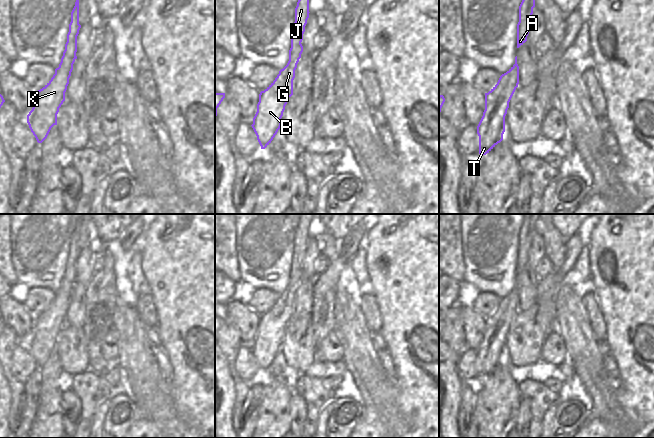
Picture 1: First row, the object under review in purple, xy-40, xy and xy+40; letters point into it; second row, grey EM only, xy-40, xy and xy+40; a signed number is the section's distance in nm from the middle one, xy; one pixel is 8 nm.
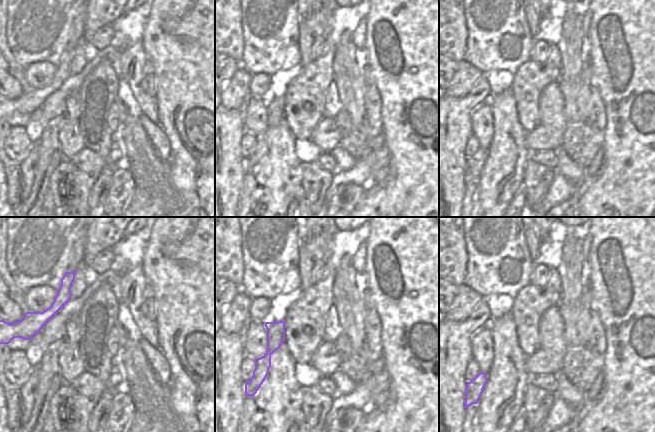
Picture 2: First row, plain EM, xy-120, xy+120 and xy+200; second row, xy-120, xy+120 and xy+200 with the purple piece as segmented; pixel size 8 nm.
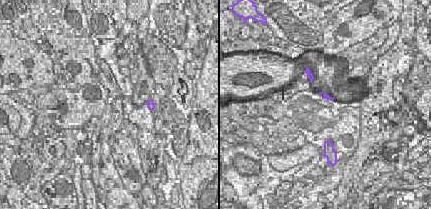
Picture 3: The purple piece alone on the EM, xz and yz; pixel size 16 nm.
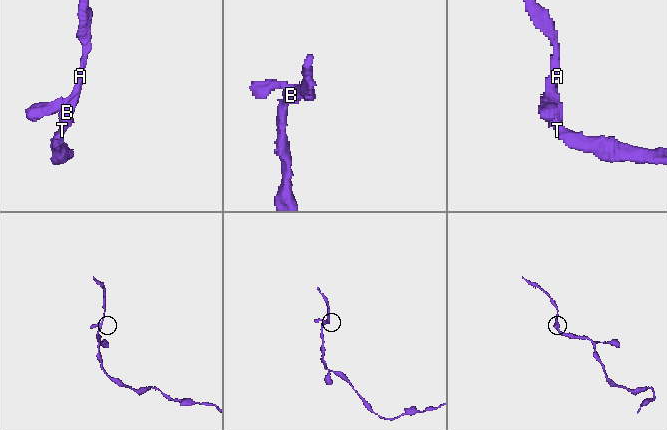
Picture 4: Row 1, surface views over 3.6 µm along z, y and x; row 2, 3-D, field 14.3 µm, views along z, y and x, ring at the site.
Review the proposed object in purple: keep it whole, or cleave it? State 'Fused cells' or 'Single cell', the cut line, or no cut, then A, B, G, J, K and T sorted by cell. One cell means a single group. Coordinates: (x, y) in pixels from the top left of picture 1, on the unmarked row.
Single cell. No split. Groups: A B G J K T

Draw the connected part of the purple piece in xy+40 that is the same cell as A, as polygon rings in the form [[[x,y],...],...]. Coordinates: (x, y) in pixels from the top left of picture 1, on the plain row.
[[[523,214],[523,224],[519,230],[519,246],[517,248],[517,272],[527,265],[528,252],[538,218],[539,214]]]

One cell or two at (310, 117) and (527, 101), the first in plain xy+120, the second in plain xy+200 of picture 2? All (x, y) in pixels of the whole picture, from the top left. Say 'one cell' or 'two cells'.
one cell

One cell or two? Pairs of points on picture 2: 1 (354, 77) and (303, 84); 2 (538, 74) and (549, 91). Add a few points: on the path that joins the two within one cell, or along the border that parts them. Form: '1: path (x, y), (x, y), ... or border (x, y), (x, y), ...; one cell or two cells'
1: border (334, 57), (332, 81); two cells
2: border (558, 81), (552, 81), (541, 91), (538, 108); two cells

